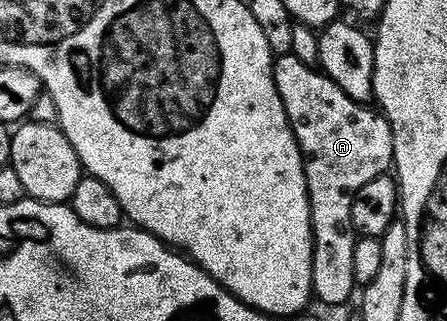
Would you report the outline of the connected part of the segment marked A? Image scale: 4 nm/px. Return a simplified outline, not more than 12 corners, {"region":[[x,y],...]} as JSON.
{"region":[[275,56],[303,156],[316,301],[357,292],[351,217],[392,167],[382,111]]}

